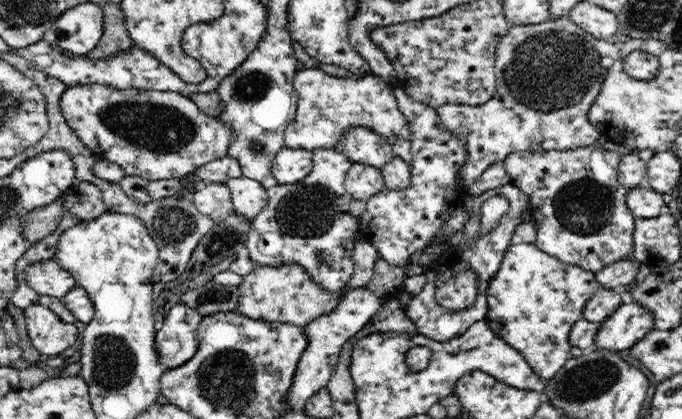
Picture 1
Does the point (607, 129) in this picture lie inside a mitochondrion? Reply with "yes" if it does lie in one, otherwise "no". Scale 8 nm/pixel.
no

